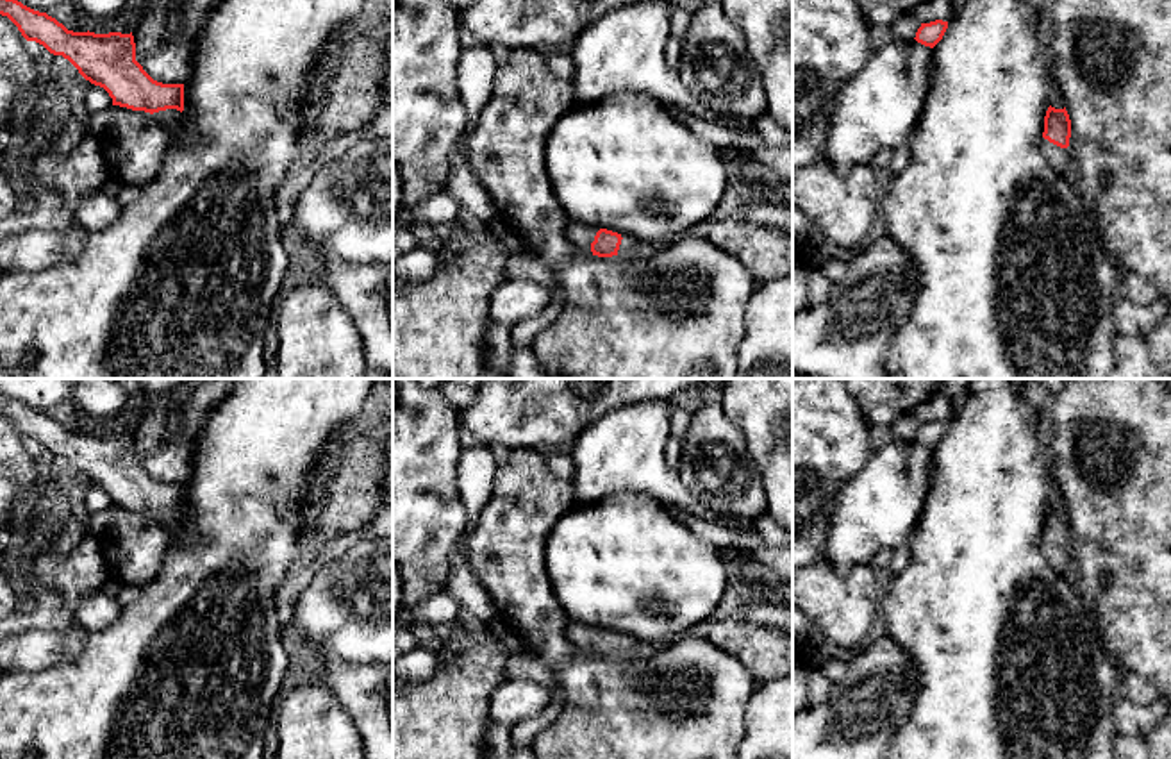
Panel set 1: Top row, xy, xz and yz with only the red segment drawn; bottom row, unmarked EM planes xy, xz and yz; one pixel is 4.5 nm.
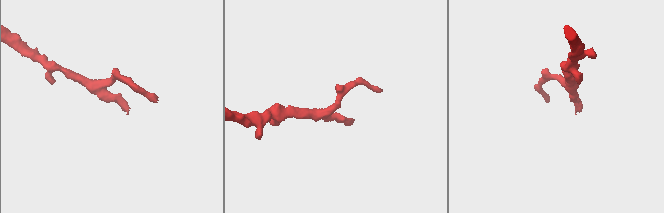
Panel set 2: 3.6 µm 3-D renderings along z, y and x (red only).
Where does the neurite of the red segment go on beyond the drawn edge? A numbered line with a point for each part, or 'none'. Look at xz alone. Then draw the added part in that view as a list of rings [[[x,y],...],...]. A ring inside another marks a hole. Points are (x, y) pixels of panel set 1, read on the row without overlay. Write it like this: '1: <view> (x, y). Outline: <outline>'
1: xz (629, 643). Outline: [[[618,632],[618,634],[623,638],[621,645],[619,645],[619,650],[618,650],[618,655],[643,650],[641,643],[634,636],[623,634],[623,632]]]

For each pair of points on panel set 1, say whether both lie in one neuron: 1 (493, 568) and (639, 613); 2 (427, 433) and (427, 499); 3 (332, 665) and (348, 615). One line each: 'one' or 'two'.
1: two
2: one
3: two

